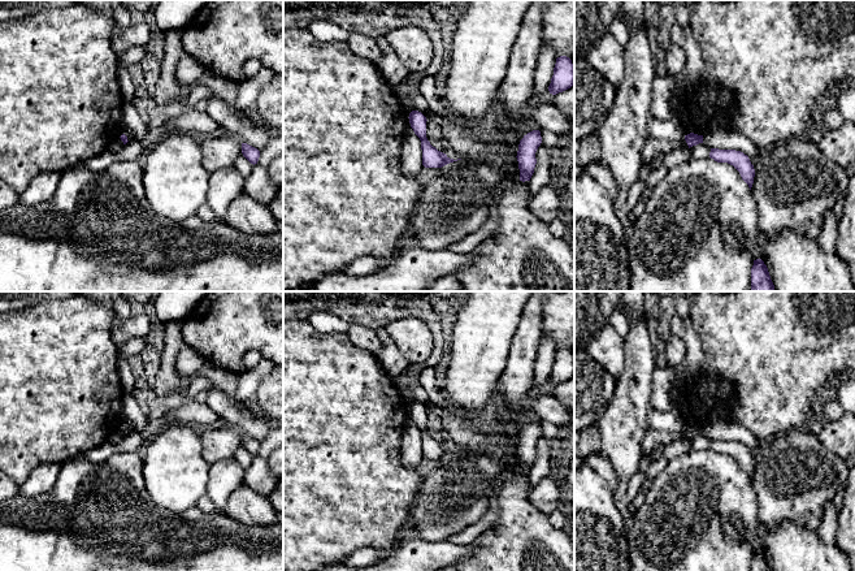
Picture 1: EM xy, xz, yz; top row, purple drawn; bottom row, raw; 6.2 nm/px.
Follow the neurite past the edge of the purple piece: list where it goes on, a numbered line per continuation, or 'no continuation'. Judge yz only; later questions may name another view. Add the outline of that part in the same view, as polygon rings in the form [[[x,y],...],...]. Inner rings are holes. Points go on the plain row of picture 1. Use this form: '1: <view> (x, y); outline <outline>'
no continuation

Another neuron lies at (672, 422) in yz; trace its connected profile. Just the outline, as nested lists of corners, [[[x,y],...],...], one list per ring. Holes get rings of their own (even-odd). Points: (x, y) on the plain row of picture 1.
[[[650,406],[647,411],[647,424],[651,432],[677,433],[685,431],[685,423],[681,411],[676,407],[670,411],[657,411]]]

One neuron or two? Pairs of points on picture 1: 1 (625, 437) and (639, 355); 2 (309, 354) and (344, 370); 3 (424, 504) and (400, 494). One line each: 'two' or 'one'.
1: one
2: one
3: two

